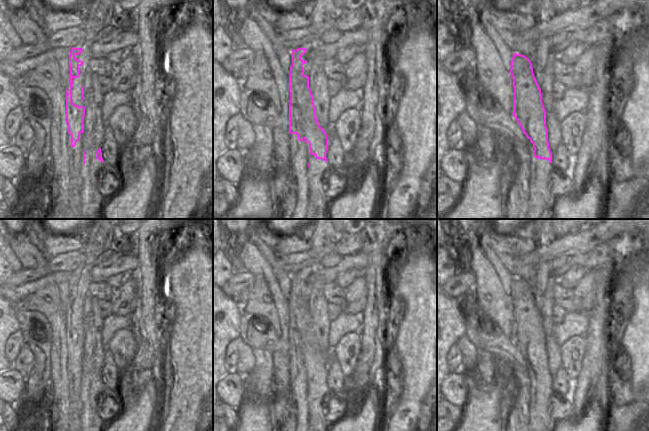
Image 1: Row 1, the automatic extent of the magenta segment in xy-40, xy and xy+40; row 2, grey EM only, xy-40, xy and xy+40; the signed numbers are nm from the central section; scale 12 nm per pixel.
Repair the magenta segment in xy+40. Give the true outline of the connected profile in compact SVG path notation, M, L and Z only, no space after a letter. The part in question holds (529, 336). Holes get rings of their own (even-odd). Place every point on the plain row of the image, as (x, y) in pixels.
M514 277L510 289L514 312L512 339L528 362L529 431L549 431L556 426L550 415L553 387L546 351L547 336L543 329L541 313L534 301L533 289L526 280Z

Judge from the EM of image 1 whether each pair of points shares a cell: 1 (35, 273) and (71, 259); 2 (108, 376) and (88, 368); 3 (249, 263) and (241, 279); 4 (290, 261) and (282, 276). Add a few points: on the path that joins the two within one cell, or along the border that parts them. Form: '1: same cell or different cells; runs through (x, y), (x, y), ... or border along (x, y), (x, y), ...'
1: same cell; runs through (44, 271), (54, 264), (62, 262)
2: different cells; border along (100, 372), (104, 386)
3: different cells; border along (244, 269), (253, 275), (253, 283), (250, 287)
4: different cells; border along (280, 260), (281, 266), (290, 274)

